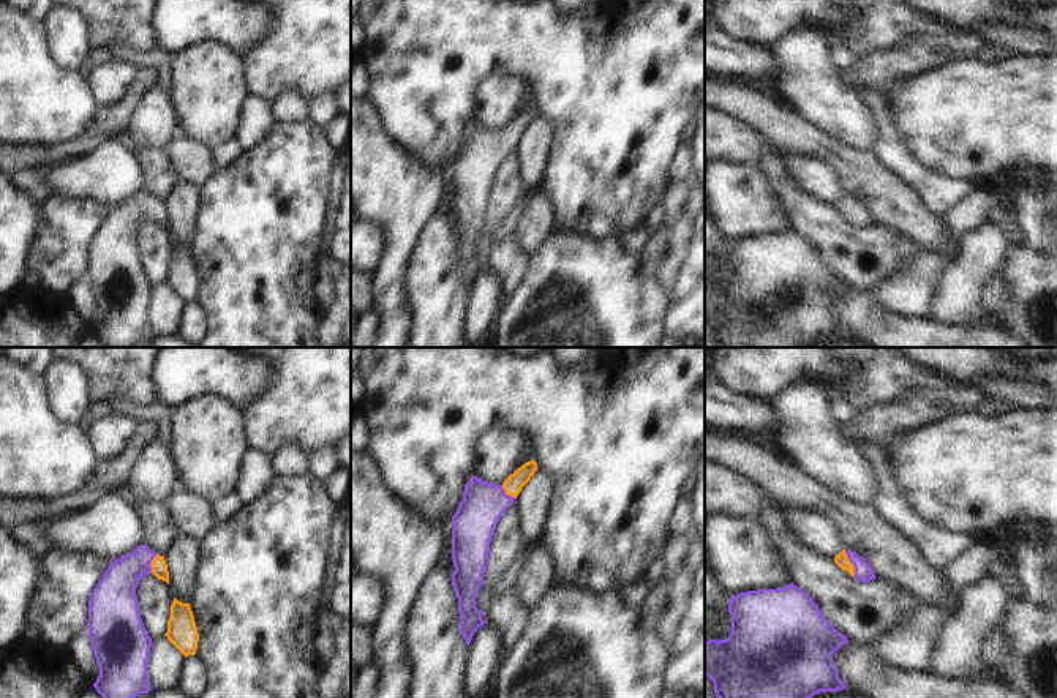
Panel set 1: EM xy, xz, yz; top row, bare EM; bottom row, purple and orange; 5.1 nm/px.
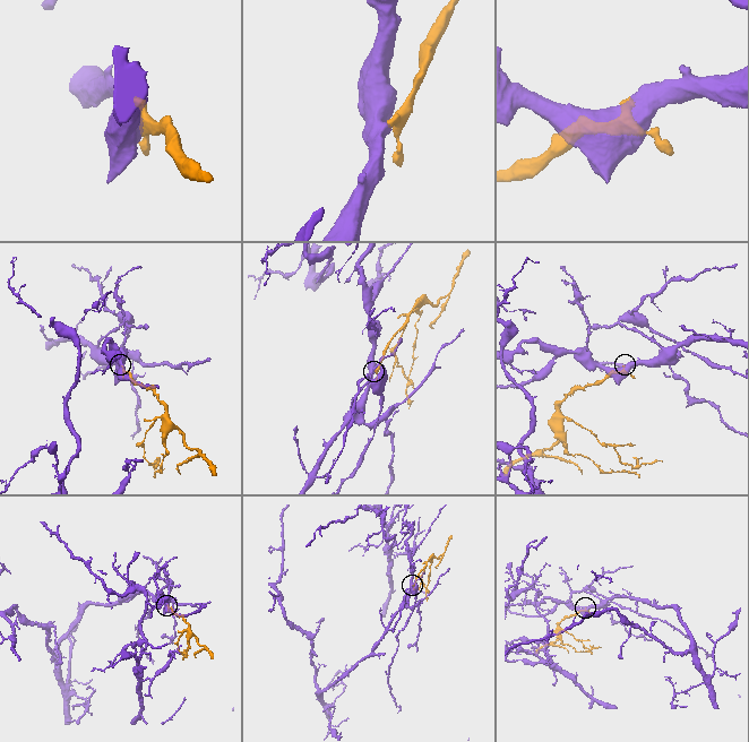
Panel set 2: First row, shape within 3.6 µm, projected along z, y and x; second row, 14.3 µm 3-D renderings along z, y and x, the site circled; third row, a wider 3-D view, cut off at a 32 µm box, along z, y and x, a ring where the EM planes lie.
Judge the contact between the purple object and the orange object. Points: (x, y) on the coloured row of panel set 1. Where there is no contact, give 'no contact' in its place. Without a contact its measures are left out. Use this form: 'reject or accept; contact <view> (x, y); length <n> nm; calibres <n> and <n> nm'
accept; contact yz (852, 562); length 140 nm; calibres 90 and 70 nm

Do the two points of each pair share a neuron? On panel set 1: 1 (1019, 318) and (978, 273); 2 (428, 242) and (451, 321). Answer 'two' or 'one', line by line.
1: two
2: one

